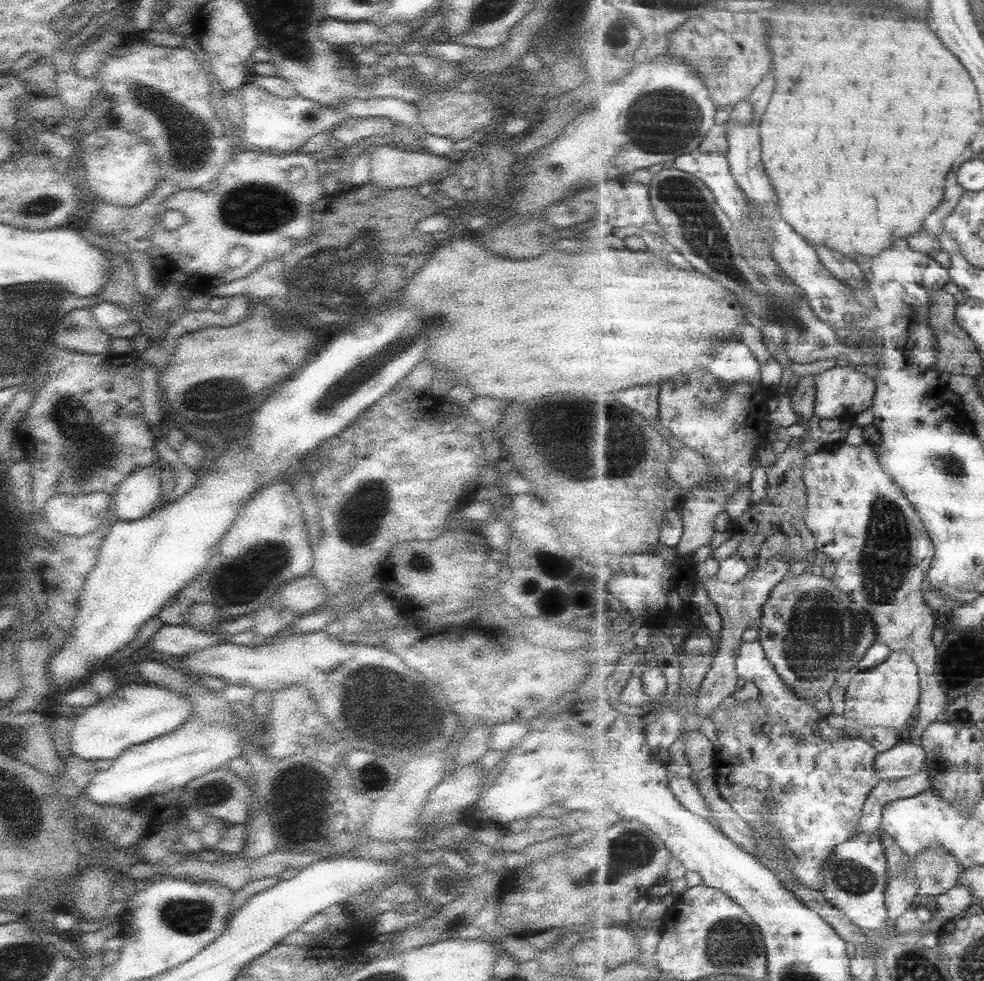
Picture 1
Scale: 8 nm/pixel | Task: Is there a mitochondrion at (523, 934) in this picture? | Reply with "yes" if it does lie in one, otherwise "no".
no

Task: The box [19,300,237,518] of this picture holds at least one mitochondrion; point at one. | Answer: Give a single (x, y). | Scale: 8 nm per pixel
(97, 449)

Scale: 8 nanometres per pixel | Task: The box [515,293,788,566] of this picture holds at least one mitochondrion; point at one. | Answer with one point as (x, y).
(615, 457)

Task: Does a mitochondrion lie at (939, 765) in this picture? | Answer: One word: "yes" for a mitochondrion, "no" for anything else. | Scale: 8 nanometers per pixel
yes

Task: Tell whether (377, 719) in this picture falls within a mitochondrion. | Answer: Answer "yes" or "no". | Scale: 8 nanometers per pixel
yes

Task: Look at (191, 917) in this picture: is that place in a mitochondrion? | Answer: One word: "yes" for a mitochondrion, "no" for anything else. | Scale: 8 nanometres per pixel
yes

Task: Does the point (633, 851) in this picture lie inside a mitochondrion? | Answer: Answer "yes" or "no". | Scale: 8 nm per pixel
yes

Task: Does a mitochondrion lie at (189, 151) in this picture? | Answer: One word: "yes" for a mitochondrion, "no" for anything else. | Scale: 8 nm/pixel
yes

